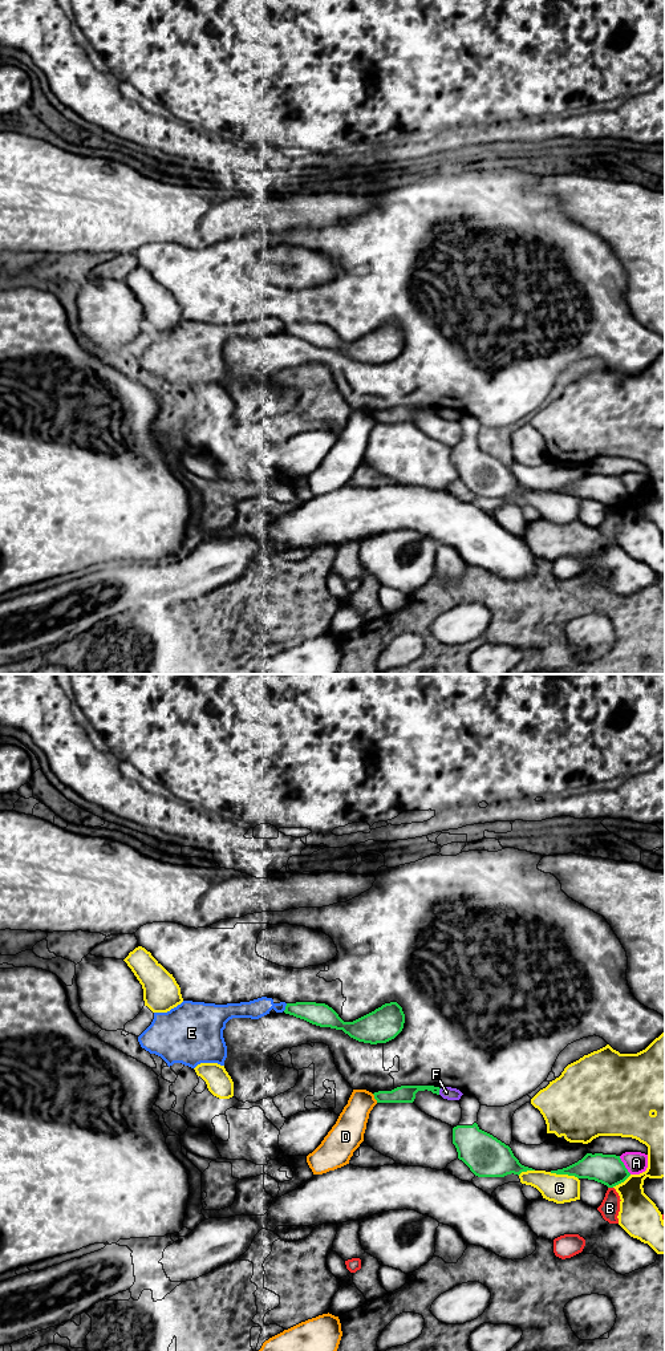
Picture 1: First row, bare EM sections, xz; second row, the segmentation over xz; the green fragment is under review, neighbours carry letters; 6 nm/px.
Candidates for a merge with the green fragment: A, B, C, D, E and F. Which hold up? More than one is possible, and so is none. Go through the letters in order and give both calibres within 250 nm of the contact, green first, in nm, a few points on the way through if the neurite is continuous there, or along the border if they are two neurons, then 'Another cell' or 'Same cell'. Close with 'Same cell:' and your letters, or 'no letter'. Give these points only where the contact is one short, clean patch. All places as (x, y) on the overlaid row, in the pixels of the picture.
A: Thickness 190 nm (green) against 140 nm. Another cell
B: Thickness 190 nm (green) against 120 nm. Another cell
C: Thickness 180 nm (green) against 180 nm. Another cell
D: Thickness 110 nm (green) against 190 nm. Another cell
E: Thickness 140 nm (green) against 120 nm. Another cell
F: Thickness 110 nm (green) against 80 nm. Another cell
Same cell: no letter

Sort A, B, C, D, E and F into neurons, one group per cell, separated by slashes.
A / B / C / D / E / F

